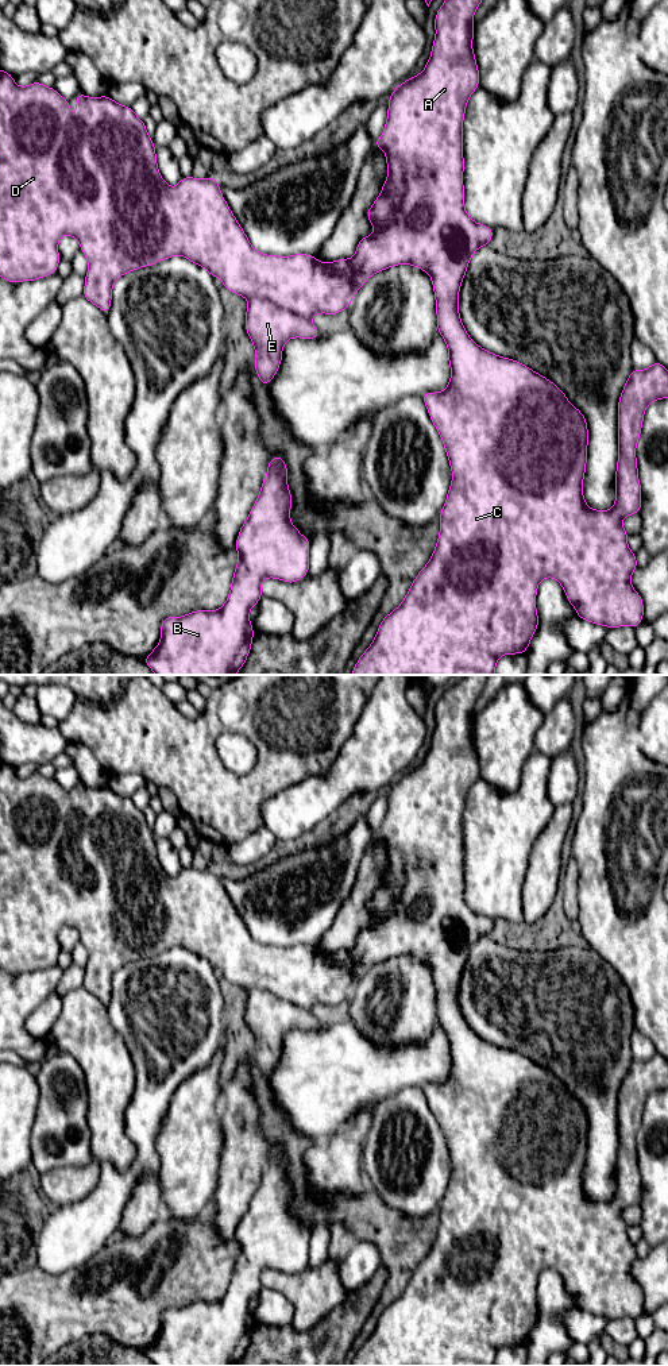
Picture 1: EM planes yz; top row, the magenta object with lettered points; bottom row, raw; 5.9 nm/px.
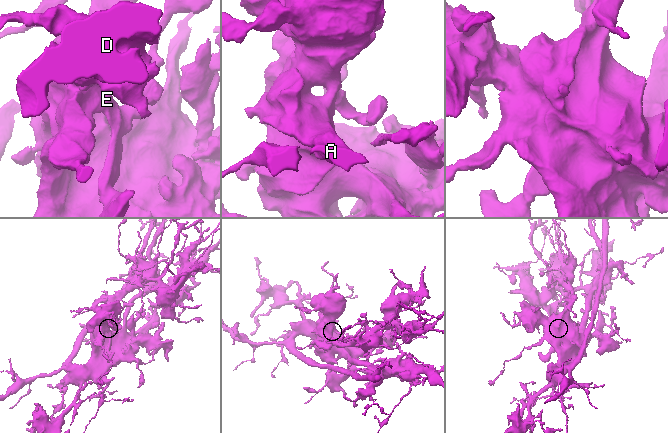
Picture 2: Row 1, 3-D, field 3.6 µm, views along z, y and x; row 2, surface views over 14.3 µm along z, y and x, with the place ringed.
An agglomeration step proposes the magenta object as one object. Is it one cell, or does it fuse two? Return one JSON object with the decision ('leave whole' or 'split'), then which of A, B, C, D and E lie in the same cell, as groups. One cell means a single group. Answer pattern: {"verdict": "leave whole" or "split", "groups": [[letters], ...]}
{"verdict": "leave whole", "groups": [["A", "B", "C", "D", "E"]]}

